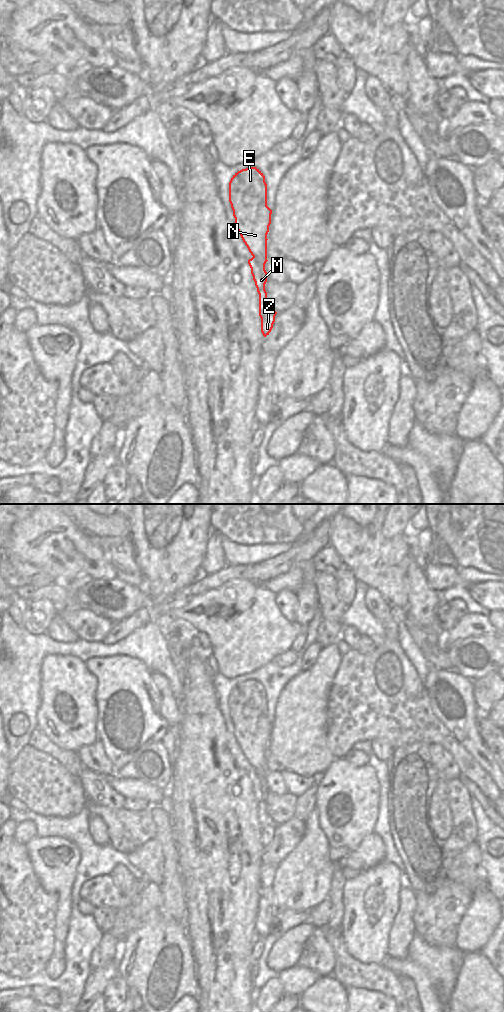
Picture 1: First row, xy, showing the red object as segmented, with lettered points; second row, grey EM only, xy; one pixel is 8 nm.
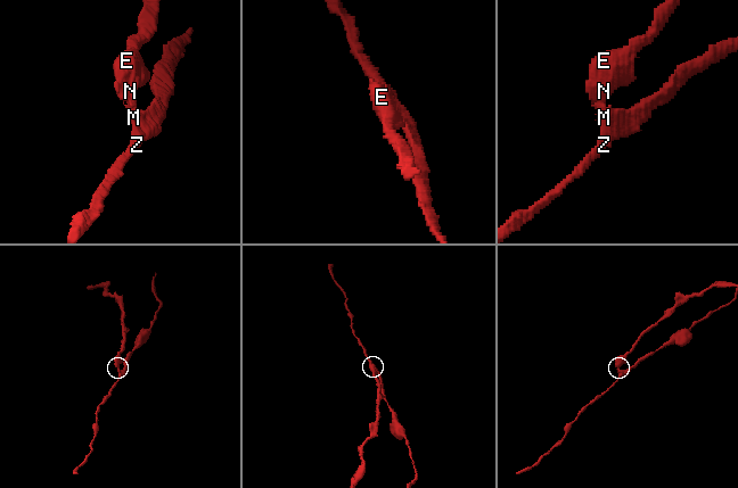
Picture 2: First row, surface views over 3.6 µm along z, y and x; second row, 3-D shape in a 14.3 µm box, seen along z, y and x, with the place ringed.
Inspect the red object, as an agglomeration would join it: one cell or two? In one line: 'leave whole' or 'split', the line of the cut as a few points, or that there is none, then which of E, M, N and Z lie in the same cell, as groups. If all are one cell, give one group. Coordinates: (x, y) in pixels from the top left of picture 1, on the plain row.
split; cut in xy along (253, 768), (258, 776), (264, 777); E N / M Z

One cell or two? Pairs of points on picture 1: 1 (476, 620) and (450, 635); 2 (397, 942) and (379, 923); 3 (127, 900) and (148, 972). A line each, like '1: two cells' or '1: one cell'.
1: one cell
2: two cells
3: two cells

